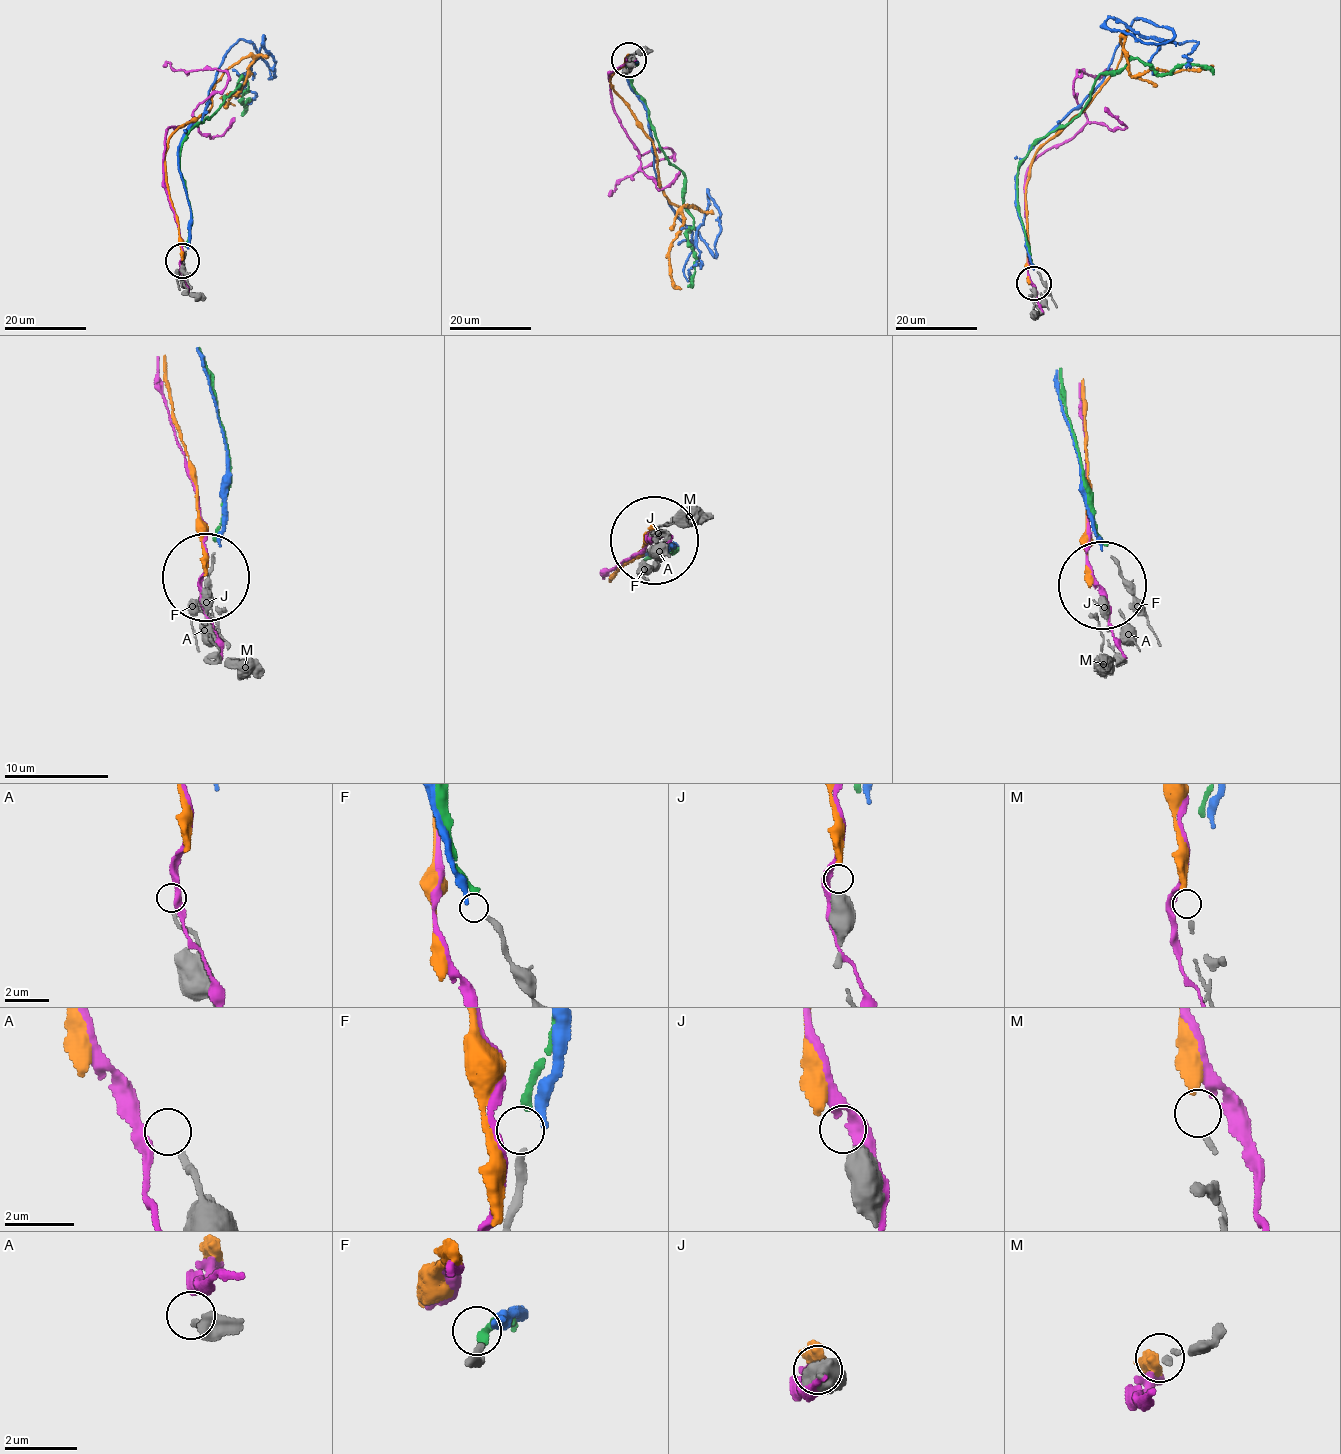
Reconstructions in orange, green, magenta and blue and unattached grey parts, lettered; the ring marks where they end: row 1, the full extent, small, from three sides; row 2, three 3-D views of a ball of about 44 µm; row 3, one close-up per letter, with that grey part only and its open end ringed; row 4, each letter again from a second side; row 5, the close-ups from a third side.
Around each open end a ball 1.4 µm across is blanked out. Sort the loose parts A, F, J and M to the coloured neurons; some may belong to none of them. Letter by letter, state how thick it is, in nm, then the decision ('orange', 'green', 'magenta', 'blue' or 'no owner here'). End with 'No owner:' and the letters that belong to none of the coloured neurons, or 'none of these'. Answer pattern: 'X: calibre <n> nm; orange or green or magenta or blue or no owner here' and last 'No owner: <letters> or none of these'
A: calibre 160 nm; no owner here
F: calibre 240 nm; green
J: calibre 600 nm; no owner here
M: calibre 120 nm; orange
No owner: A, J

